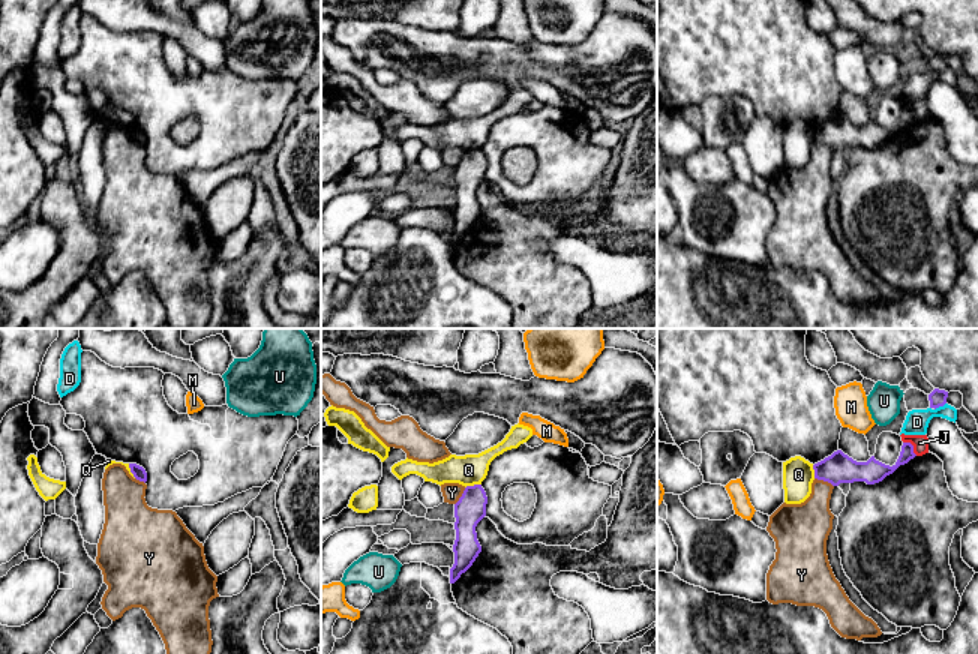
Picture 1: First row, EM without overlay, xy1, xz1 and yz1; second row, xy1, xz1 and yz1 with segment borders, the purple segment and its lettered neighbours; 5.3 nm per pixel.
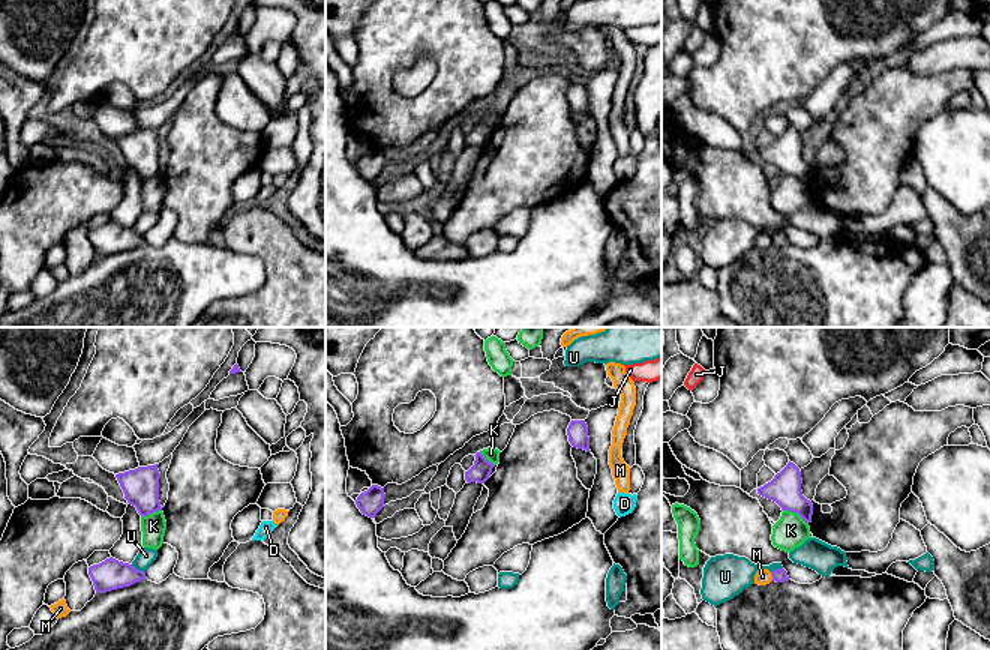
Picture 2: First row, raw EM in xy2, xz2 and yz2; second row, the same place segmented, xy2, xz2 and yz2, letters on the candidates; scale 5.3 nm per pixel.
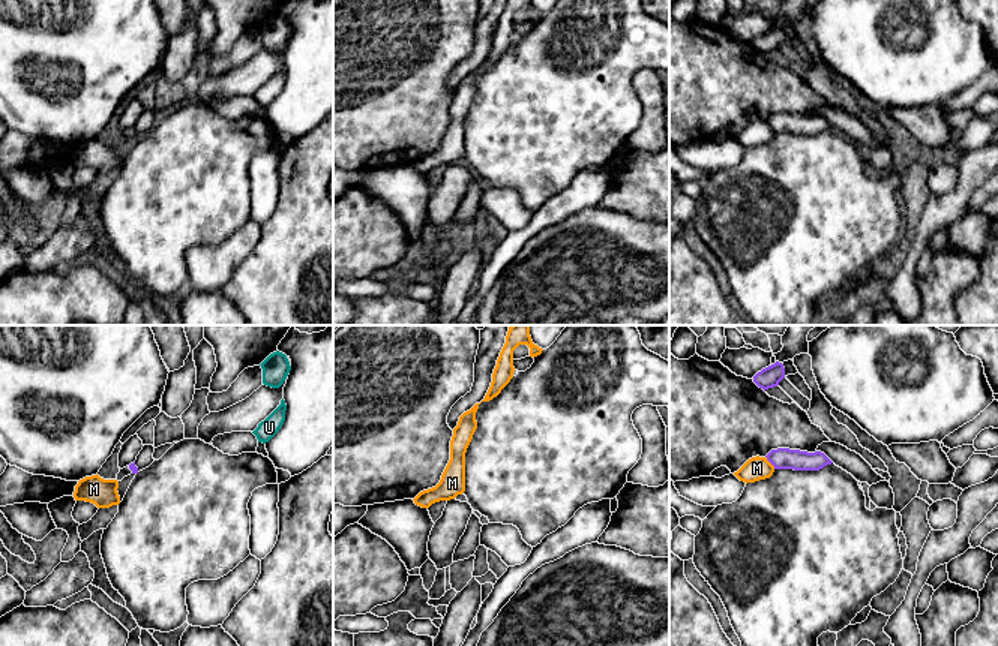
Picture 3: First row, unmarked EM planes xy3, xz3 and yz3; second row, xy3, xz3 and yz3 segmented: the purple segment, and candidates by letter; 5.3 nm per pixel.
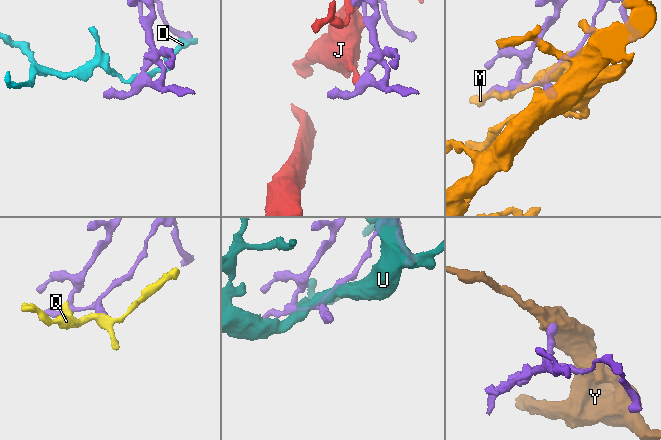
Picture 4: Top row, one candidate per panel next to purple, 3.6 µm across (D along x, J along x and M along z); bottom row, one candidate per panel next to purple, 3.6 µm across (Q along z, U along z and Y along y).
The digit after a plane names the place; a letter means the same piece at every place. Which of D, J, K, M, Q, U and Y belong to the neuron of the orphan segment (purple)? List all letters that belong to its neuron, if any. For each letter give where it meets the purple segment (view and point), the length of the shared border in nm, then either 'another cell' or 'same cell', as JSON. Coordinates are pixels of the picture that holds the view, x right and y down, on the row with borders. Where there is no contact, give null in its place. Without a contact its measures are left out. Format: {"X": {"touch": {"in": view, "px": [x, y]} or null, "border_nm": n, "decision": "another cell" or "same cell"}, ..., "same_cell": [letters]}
{"D": {"touch": {"in": "yz1", "px": [939, 405]}, "border_nm": 80, "decision": "another cell"}, "J": {"touch": {"in": "yz1", "px": [912, 446]}, "border_nm": 110, "decision": "another cell"}, "K": {"touch": {"in": "yz2", "px": [795, 512]}, "border_nm": 150, "decision": "another cell"}, "M": {"touch": {"in": "yz3", "px": [769, 460]}, "border_nm": 90, "decision": "another cell"}, "Q": {"touch": {"in": "xz1", "px": [474, 485]}, "border_nm": 90, "decision": "another cell"}, "U": {"touch": {"in": "xy2", "px": [137, 569]}, "border_nm": 90, "decision": "another cell"}, "Y": {"touch": {"in": "yz1", "px": [824, 480]}, "border_nm": 120, "decision": "another cell"}, "same_cell": []}

